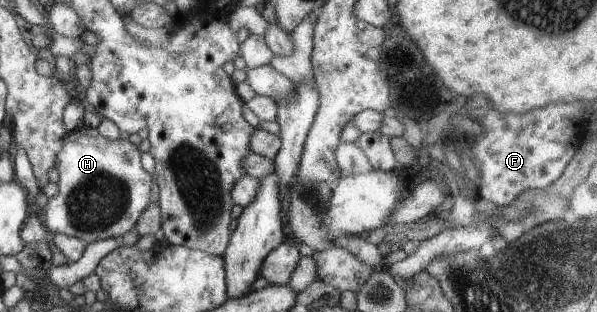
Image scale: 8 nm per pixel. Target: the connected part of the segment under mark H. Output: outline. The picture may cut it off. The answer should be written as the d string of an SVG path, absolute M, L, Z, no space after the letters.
M88 126L75 128L63 137L63 146L56 154L54 167L59 173L56 185L58 193L48 198L44 211L44 227L49 235L64 233L81 239L84 244L113 237L120 239L140 217L150 203L152 175L141 166L140 150L127 139L110 140L93 132Z

